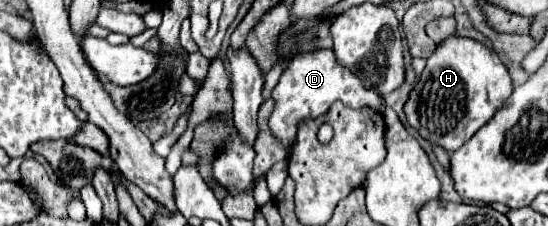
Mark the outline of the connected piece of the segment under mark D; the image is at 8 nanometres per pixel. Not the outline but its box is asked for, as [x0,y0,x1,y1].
[269,48,383,150]

